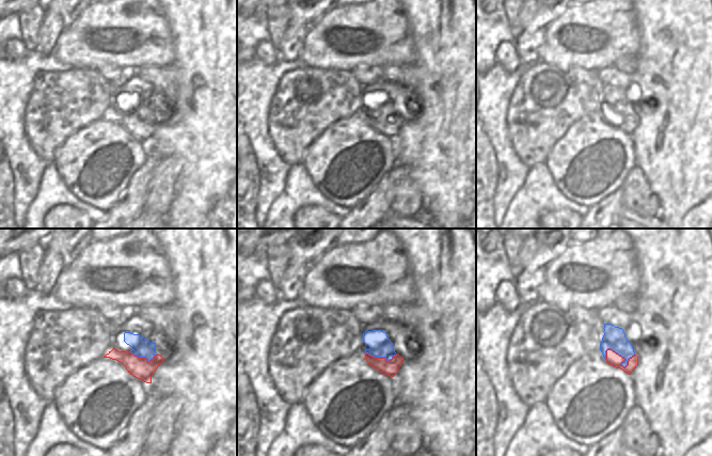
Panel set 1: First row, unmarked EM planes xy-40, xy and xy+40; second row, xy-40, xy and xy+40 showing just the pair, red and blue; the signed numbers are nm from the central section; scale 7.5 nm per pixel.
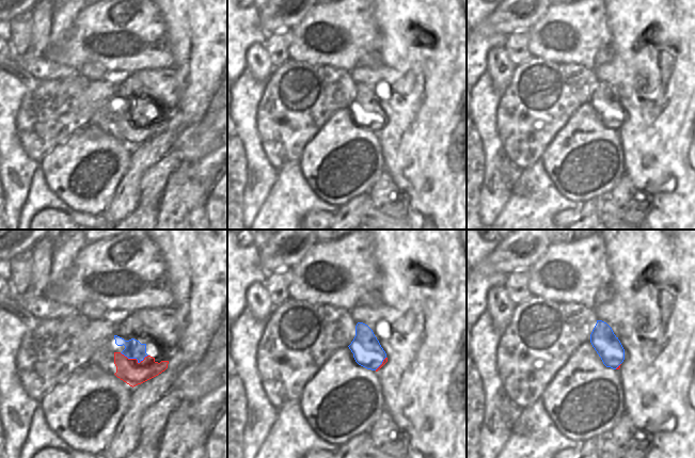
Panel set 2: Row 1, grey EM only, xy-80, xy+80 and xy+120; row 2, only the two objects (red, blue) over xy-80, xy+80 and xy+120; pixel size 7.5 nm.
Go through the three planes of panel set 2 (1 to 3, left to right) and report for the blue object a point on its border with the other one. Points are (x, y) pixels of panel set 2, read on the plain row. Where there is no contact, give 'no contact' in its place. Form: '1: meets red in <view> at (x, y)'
1: meets red in xy-80 at (133, 120)
2: meets red in xy+80 at (382, 124)
3: meets red in xy+120 at (618, 127)

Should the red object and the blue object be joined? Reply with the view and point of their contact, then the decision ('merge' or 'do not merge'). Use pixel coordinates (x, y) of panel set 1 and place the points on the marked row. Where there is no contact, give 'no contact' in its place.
meets red in xy+40 at (620, 356); merge

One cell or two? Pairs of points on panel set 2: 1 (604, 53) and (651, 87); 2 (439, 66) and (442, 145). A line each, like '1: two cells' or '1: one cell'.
1: two cells
2: one cell

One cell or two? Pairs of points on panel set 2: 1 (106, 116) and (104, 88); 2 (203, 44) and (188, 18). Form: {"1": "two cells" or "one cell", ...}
{"1": "one cell", "2": "one cell"}

